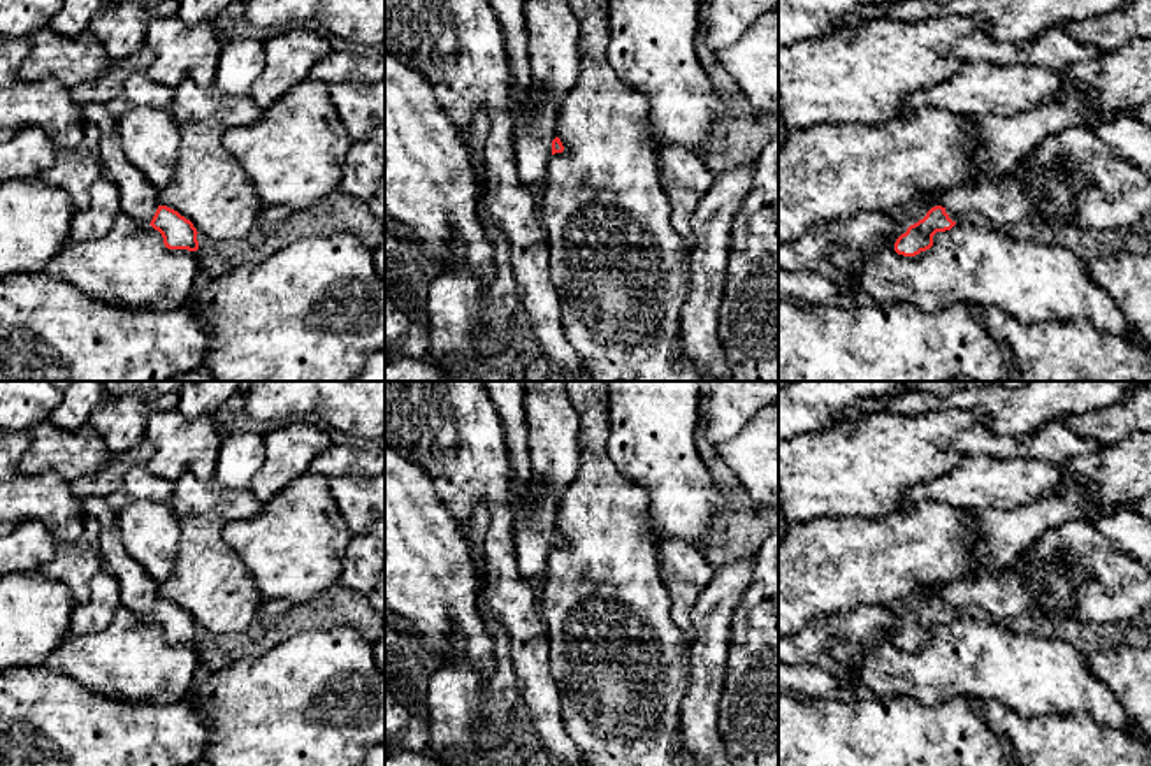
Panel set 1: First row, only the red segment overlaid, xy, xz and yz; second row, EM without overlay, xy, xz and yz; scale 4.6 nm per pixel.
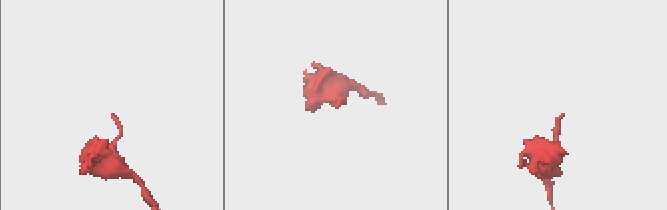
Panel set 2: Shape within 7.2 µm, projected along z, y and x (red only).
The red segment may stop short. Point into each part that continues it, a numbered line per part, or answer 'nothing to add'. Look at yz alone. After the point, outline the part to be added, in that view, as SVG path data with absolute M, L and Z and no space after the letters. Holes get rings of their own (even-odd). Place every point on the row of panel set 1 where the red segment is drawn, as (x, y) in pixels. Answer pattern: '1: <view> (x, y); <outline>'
1: yz (916, 209); M938 190L937 192L919 193L910 202L901 204L896 209L896 214L901 220L905 220L905 221L917 223L919 220L923 220L926 216L926 213L931 207L940 206L938 200L937 200L937 197L935 197L937 193L938 193Z

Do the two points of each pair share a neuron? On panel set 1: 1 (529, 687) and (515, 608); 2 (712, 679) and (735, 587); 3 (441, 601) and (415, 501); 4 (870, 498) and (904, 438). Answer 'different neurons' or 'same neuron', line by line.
1: same neuron
2: same neuron
3: same neuron
4: same neuron

